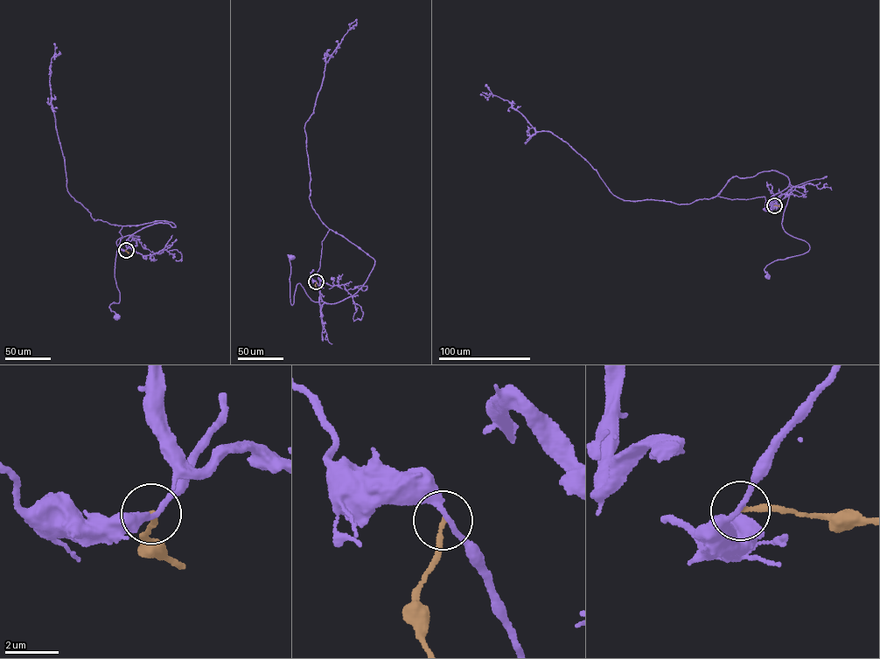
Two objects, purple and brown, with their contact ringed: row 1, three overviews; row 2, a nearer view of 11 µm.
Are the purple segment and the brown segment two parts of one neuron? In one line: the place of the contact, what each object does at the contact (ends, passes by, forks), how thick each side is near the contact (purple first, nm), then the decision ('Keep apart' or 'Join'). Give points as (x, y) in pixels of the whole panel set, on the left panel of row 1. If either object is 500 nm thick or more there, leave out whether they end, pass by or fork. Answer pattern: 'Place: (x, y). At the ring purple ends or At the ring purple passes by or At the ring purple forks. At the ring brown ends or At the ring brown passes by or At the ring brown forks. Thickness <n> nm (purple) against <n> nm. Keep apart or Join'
Place: (126, 250). At the ring purple passes by. At the ring brown ends. Thickness 200 nm (purple) against 190 nm. Keep apart

